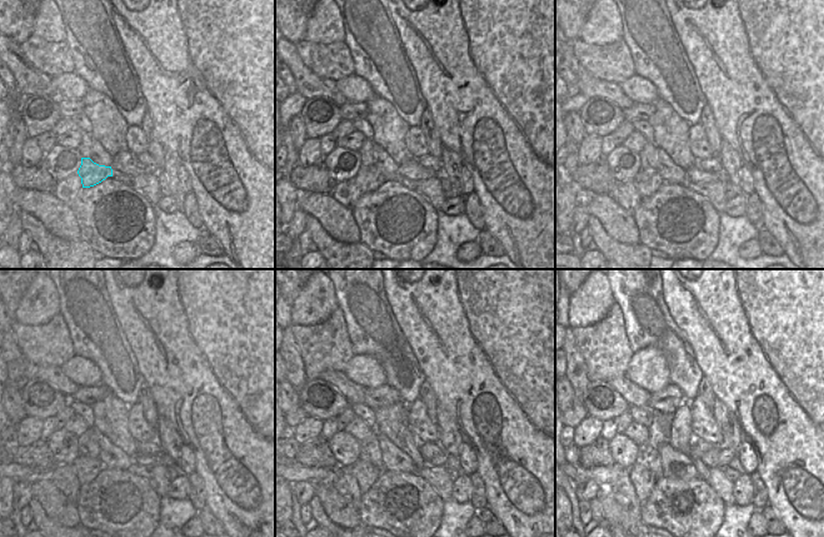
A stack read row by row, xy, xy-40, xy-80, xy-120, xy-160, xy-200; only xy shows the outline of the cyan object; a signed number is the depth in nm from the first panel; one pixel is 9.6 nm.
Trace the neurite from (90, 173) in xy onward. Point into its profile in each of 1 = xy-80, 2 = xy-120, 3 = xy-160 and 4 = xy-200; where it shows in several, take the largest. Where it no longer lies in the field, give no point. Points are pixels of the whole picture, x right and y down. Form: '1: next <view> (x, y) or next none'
1: next xy-80 (647, 182)
2: next xy-120 (86, 468)
3: next xy-160 (365, 473)
4: next xy-200 (643, 480)

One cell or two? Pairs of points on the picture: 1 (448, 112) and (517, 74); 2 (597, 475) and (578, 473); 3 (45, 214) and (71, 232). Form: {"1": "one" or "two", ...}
{"1": "one", "2": "one", "3": "one"}

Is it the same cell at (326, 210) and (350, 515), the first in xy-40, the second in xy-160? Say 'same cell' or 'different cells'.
same cell

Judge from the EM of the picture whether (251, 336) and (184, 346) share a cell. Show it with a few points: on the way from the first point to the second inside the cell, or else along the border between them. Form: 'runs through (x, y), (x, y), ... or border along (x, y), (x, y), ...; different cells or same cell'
runs through (235, 336), (225, 336), (200, 346); same cell

